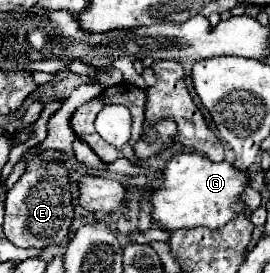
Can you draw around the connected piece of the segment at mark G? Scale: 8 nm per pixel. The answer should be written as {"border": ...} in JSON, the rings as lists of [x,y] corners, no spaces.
{"border":[[[198,152],[190,154],[176,154],[164,166],[166,182],[162,188],[152,192],[152,222],[166,230],[180,230],[180,228],[220,228],[226,222],[234,220],[246,212],[246,204],[242,200],[242,192],[248,186],[248,170],[238,170],[234,164],[212,162]]]}

